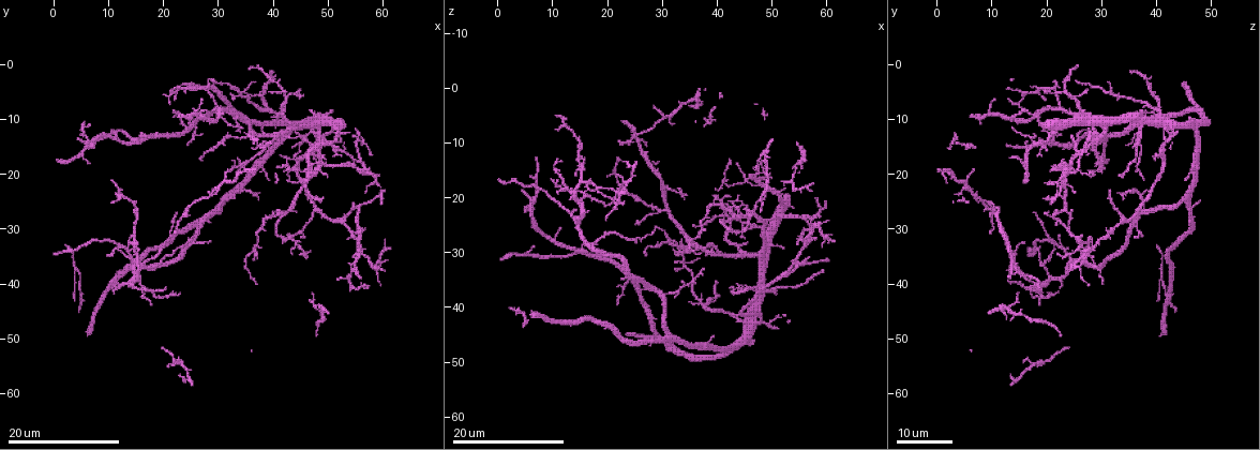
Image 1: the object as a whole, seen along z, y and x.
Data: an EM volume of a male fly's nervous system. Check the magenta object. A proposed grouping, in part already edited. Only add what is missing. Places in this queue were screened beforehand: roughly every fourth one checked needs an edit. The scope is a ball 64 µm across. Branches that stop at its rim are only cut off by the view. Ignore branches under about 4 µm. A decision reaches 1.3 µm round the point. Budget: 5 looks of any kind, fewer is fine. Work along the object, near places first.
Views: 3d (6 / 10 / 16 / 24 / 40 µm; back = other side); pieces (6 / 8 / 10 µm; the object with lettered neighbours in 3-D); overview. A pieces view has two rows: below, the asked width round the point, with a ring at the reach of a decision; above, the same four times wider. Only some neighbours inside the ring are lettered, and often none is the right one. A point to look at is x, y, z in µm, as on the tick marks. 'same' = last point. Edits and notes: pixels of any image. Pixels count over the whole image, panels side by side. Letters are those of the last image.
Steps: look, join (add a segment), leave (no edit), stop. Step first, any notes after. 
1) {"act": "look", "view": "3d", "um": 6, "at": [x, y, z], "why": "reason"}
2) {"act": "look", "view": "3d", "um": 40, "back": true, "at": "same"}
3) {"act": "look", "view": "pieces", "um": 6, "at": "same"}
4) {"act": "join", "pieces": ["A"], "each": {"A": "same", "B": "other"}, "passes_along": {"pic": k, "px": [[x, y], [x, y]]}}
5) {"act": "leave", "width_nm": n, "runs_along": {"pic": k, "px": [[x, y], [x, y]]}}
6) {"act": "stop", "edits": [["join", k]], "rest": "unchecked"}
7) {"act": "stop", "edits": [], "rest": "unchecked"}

{"act": "look", "view": "3d", "um": 16, "at": [47.5, 17.5, 40.0], "why": "thin end"}

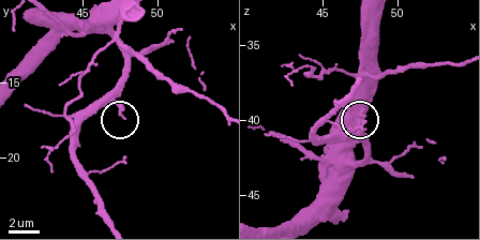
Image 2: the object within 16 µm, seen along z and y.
{"act": "look", "view": "pieces", "um": 10, "at": [47.6, 17.4, 40.0]}

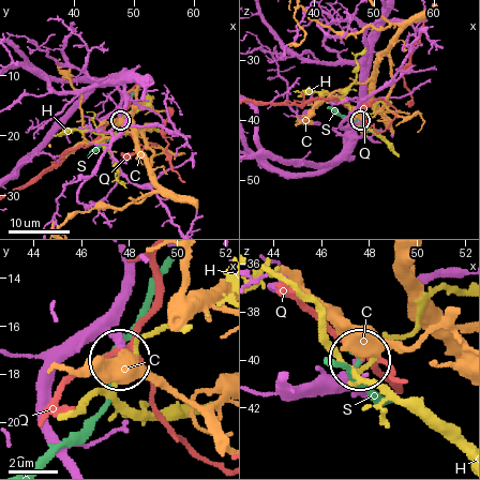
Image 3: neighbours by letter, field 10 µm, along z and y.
{"act": "leave", "width_nm": 180, "each": {"C": "other", "H": "other", "Q": "other", "S": "other"}, "found": "no lettered segment goes on from it"}

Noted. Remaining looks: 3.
{"act": "look", "view": "3d", "um": 16, "at": [44.5, 13.0, 25.0], "why": "branch stops here"}

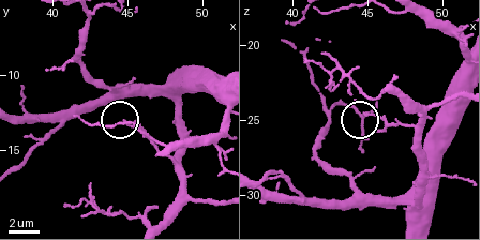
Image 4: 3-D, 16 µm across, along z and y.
{"act": "look", "view": "pieces", "um": 10, "at": "same"}

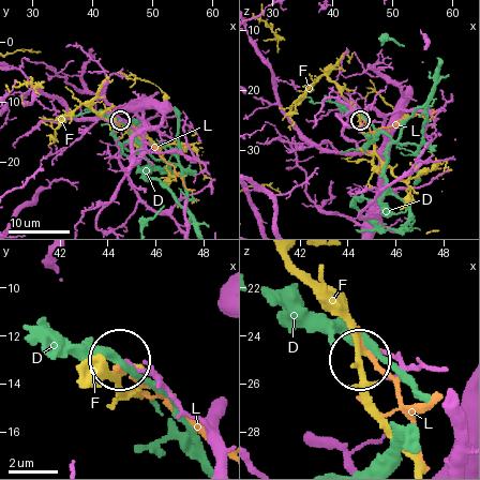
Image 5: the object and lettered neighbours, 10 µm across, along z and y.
{"act": "leave", "each": {"D": "other", "F": "other", "L": "other"}, "runs_along": {"pic": 5, "px": [[434, 371], [369, 353]]}, "found": "none of them fits"}

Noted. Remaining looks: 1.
{"act": "stop", "edits": [], "rest": "unchecked"}

